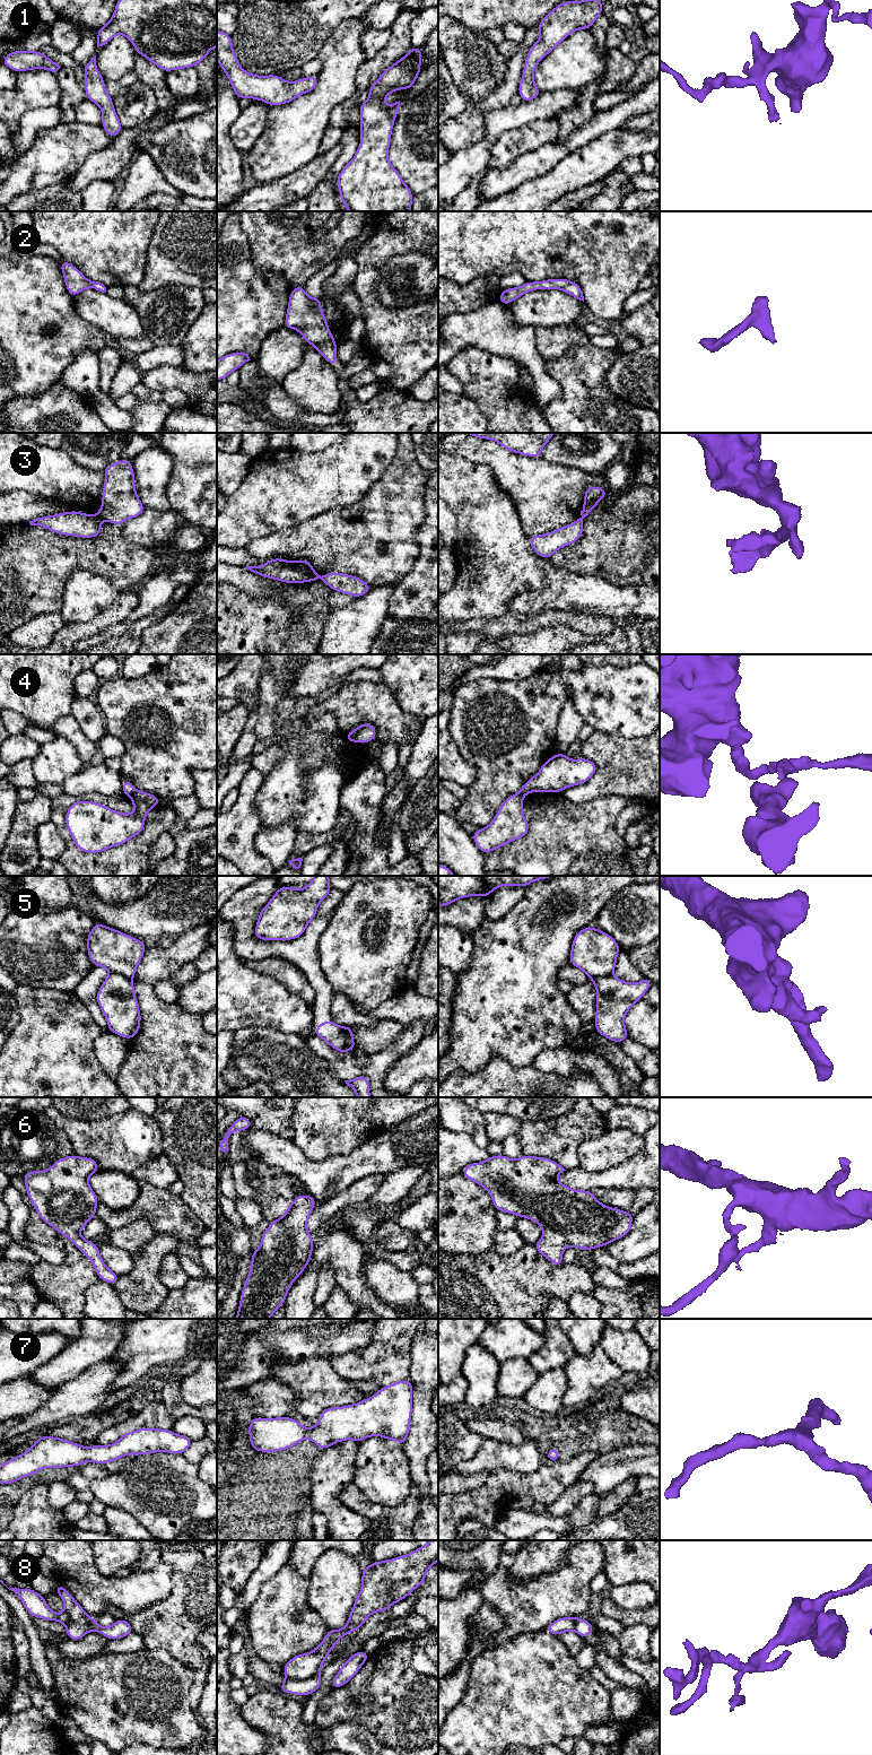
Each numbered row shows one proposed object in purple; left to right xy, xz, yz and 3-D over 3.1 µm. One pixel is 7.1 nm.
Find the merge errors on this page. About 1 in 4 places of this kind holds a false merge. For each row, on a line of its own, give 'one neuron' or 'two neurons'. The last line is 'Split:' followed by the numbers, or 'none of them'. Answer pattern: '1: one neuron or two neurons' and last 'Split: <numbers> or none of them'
1: one neuron
2: one neuron
3: two neurons
4: two neurons
5: two neurons
6: one neuron
7: one neuron
8: two neurons
Split: 3, 4, 5, 8

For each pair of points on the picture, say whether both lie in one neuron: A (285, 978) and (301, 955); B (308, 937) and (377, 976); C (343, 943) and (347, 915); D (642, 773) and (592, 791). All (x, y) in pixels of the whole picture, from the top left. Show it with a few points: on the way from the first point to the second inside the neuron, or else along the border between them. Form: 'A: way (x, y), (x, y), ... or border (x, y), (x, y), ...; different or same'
A: border (268, 957), (287, 959), (304, 974), (311, 984); different
B: border (331, 919), (319, 940), (319, 964), (321, 969); different
C: way (347, 936), (347, 922); same
D: way (629, 779), (611, 779), (604, 782); same

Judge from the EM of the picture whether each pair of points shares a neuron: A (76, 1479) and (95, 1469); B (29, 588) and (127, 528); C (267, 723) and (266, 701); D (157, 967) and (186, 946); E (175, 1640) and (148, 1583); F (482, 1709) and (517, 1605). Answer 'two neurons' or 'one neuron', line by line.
A: one neuron
B: two neurons
C: one neuron
D: one neuron
E: two neurons
F: two neurons

